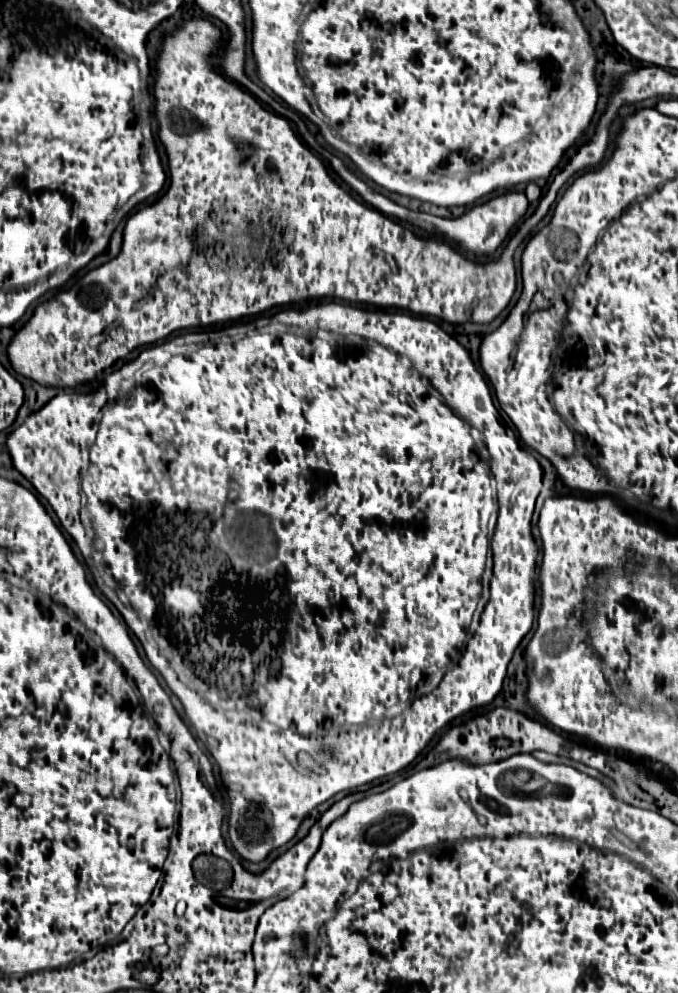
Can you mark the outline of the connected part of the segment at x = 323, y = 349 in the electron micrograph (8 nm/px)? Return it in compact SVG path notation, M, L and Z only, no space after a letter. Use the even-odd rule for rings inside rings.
M321 303L321 305L313 305L313 307L309 307L309 309L303 309L303 311L299 311L299 310L297 310L297 309L294 309L294 308L291 308L291 307L288 307L288 308L284 308L284 309L283 309L283 311L280 311L280 312L278 312L278 313L277 313L277 314L275 314L275 315L274 315L274 316L272 316L272 317L264 317L264 316L259 316L259 317L257 317L257 318L255 318L255 319L254 319L254 320L252 320L252 321L251 321L251 322L250 322L250 320L249 320L249 321L248 321L248 323L247 323L247 329L245 329L245 325L237 325L237 327L231 327L231 329L223 329L223 330L220 330L220 331L216 331L216 330L213 330L213 331L207 331L207 332L205 332L205 331L202 331L202 333L201 333L201 332L197 332L197 333L189 333L189 332L188 332L188 333L186 333L186 341L185 341L185 335L184 335L184 334L182 334L182 335L180 335L180 336L177 336L177 337L175 337L175 338L173 338L173 339L171 339L171 340L169 340L169 341L166 341L166 342L165 342L165 343L164 343L164 344L161 344L161 345L155 345L155 346L152 346L152 347L148 347L148 348L146 348L146 349L144 349L144 350L143 350L143 351L142 351L142 352L141 352L141 354L140 354L140 355L139 355L139 356L138 356L138 357L137 357L137 359L134 359L134 360L133 360L133 361L129 361L129 362L127 362L127 363L126 363L126 364L125 364L125 365L124 365L124 366L123 366L123 367L122 367L122 368L121 368L121 369L119 369L119 370L117 370L117 371L114 371L114 372L112 372L112 373L111 373L111 374L109 374L109 375L108 375L108 376L107 376L107 377L106 377L106 378L105 378L105 380L104 380L104 382L103 382L103 384L102 384L102 386L101 386L101 387L99 387L99 389L97 389L97 391L93 391L93 393L77 393L77 391L69 391L69 393L67 393L67 391L65 391L65 393L61 393L61 395L57 395L57 397L53 397L53 399L51 399L51 401L49 401L49 403L47 403L47 405L45 405L45 407L43 407L43 409L39 409L39 411L37 411L37 413L33 413L33 415L29 415L29 417L27 417L27 421L25 421L25 423L23 423L23 425L21 425L21 427L17 427L17 429L15 429L15 431L13 431L13 433L11 433L11 435L9 435L9 439L7 439L7 449L9 449L9 453L11 453L11 459L13 459L13 465L15 465L15 467L17 467L17 471L19 471L19 473L21 473L21 475L23 475L23 477L25 477L25 479L27 479L27 481L29 481L29 483L33 483L33 487L35 487L35 489L37 489L37 491L39 491L39 495L43 495L43 497L45 497L45 499L47 499L47 501L49 501L49 505L51 505L51 507L53 507L53 511L55 511L55 513L57 513L57 517L59 517L59 521L61 521L61 525L63 525L63 529L65 529L65 531L67 531L67 533L69 533L69 535L71 535L71 537L73 537L73 539L75 539L75 543L77 543L77 546L78 546L78 548L79 548L79 549L80 549L80 551L81 551L81 553L82 553L82 554L83 554L83 558L84 558L84 563L85 563L85 565L86 565L86 566L87 566L87 567L89 567L89 568L90 568L90 569L91 569L91 571L92 571L92 575L93 575L93 578L94 578L94 581L95 581L95 583L96 583L96 585L99 585L99 587L101 587L101 591L103 591L103 593L105 593L105 595L107 595L107 599L109 599L109 601L111 601L111 603L113 603L113 605L115 605L115 607L117 607L117 609L119 609L119 613L121 613L121 615L123 615L123 619L125 619L125 623L127 623L127 625L129 625L129 629L131 629L131 631L133 631L133 633L135 633L135 635L137 635L137 639L139 639L139 641L141 641L141 645L142 645L142 646L143 646L143 649L144 649L144 651L145 651L145 653L147 653L147 659L149 659L149 663L151 663L151 665L153 665L153 667L155 667L155 669L157 669L157 671L159 671L159 673L161 673L161 675L163 675L163 679L165 679L165 681L167 681L167 685L169 685L169 689L171 689L171 691L173 691L173 693L175 693L175 695L177 695L177 697L179 697L179 699L181 699L181 703L183 703L183 707L185 707L185 713L187 713L187 717L189 717L189 719L191 719L191 723L193 723L193 727L195 727L195 733L197 733L197 737L199 737L199 739L201 739L201 741L205 741L205 747L207 747L207 749L209 749L209 753L211 753L211 755L213 755L213 757L215 757L215 761L217 761L217 765L219 765L219 771L221 771L221 779L223 779L223 785L225 785L225 787L227 787L227 775L229 775L229 787L227 787L227 789L229 789L229 799L231 799L231 827L229 827L229 837L231 837L231 843L233 843L233 847L235 847L235 851L237 851L237 853L239 853L239 855L241 855L241 857L243 857L243 859L249 859L249 861L261 861L261 859L265 859L265 857L267 857L267 855L269 855L269 851L271 851L271 849L277 849L277 847L281 847L281 845L285 845L285 843L287 843L287 841L291 841L291 839L293 839L293 835L295 835L295 833L297 833L297 829L299 829L299 825L301 825L301 821L303 821L303 817L305 817L305 815L307 815L307 813L309 813L309 811L311 811L311 809L315 809L315 807L317 807L317 805L319 805L319 803L325 803L325 801L327 801L327 799L331 799L331 797L333 797L333 795L337 795L337 793L339 793L339 791L347 791L347 789L355 789L355 787L361 787L361 785L365 785L365 783L371 783L371 781L375 781L375 779L381 779L381 777L385 777L385 775L393 775L393 773L397 773L397 771L401 771L401 769L405 769L405 767L407 767L407 765L409 765L409 763L411 763L411 761L413 761L413 759L415 759L415 757L417 757L417 755L419 755L419 753L421 753L421 751L423 751L423 747L427 747L427 743L429 743L429 741L431 741L431 737L433 737L433 735L435 735L435 733L437 733L437 731L441 731L441 729L443 729L443 727L445 727L445 725L447 725L447 723L451 723L451 721L453 721L453 719L455 719L455 717L459 717L459 715L463 715L463 713L467 713L467 711L471 711L471 709L473 709L473 707L481 707L481 705L487 705L487 703L491 703L491 701L493 701L493 699L495 699L495 695L497 695L497 693L499 693L499 691L501 691L501 685L503 685L503 679L505 679L505 673L507 673L507 665L509 665L509 661L511 661L511 657L513 657L513 651L515 651L515 649L517 649L517 645L519 645L519 641L521 641L521 639L523 639L523 637L525 637L525 635L527 635L527 633L529 633L529 629L531 629L531 625L533 625L533 605L535 605L535 583L533 583L533 577L535 577L535 563L537 563L537 553L539 553L539 549L537 549L537 543L535 543L535 539L533 539L533 535L531 535L531 517L533 517L533 512L534 512L534 509L535 509L535 504L536 504L536 500L537 500L537 498L538 498L538 496L539 496L539 494L540 494L540 493L541 493L541 492L542 492L542 490L543 490L543 482L542 482L542 479L543 479L543 471L542 471L542 468L541 468L541 465L539 465L539 462L538 462L538 460L537 460L537 459L536 459L536 458L535 458L535 457L533 457L533 455L531 455L531 453L529 453L529 451L527 451L527 449L523 449L523 447L521 447L521 445L519 445L519 441L517 441L517 437L515 437L515 431L513 431L513 429L509 429L509 427L503 427L503 423L501 423L501 419L499 419L499 417L501 417L501 415L499 415L499 411L497 411L497 407L495 407L495 405L493 405L493 399L491 399L491 391L489 391L489 385L487 385L487 381L485 381L485 377L483 377L483 375L481 375L481 373L479 373L479 371L477 371L477 367L475 367L475 365L473 365L473 361L471 361L471 357L469 357L469 353L467 353L467 351L465 351L465 349L463 349L463 347L461 347L461 345L459 345L459 343L457 343L457 341L455 341L455 339L453 339L453 337L449 337L449 335L447 335L447 333L445 333L445 331L443 331L443 329L441 329L441 327L439 327L439 325L435 325L435 323L433 323L433 321L429 321L429 319L423 319L423 317L411 317L411 315L407 315L407 313L385 313L385 311L365 311L365 309L355 309L355 307L349 307L349 305L339 305L339 303ZM221 337L223 337L223 339L227 339L227 341L235 341L235 343L218 343L218 342L220 342L220 341L219 341L219 339L220 339L220 338L221 338ZM131 378L135 378L135 379L134 379L134 381L135 381L135 380L136 380L136 382L137 382L137 378L138 378L138 379L139 379L139 380L138 380L138 382L137 382L137 385L135 385L135 387L133 387L133 389L131 389L131 391L129 391L129 393L127 393L127 395L125 395L125 397L121 397L121 399L117 399L117 398L118 398L118 397L119 397L119 390L120 390L120 387L121 387L121 383L122 383L122 381L123 381L123 380L124 380L124 379L131 379ZM116 399L117 399L117 401L115 401L115 403L113 403L113 407L111 407L111 409L109 409L109 413L107 413L107 415L103 415L103 419L101 419L101 425L99 425L99 433L97 433L97 439L95 439L95 443L94 443L94 441L93 441L93 440L92 440L92 437L94 437L94 436L92 436L92 435L91 435L91 433L90 433L90 432L91 432L91 427L92 427L92 425L93 425L93 419L95 419L95 413L99 413L99 412L100 412L100 411L101 411L101 407L103 407L103 405L106 405L106 404L107 404L107 403L109 403L109 402L112 402L112 401L113 401L113 400L116 400ZM88 449L89 449L89 462L88 462L88 461L86 461L86 462L85 462L85 460L84 460L84 453L88 453ZM175 575L179 575L179 583L183 583L183 585L185 585L185 587L189 587L189 599L187 599L187 607L183 607L183 599L173 599L173 601L169 601L169 599L171 599L171 595L173 595L173 593L169 593L169 591L163 591L163 589L165 589L165 583L169 583L169 581L175 581ZM149 589L157 589L157 595L155 595L155 597L157 597L157 600L155 600L155 597L154 597L154 595L153 595L153 594L152 594L152 593L151 593L151 592L150 592L150 590L149 590ZM179 609L181 609L181 611L183 611L183 619L181 619L181 621L183 621L183 623L185 623L185 629L187 629L187 635L185 635L185 637L187 637L187 641L189 641L189 643L187 643L187 645L189 645L189 647L191 647L191 649L178 649L178 648L174 648L174 647L176 647L176 646L174 646L174 645L173 645L173 644L172 644L172 643L171 643L171 641L170 641L170 640L169 640L169 637L171 637L171 639L173 639L173 637L177 637L177 635L173 635L173 633L177 633L177 625L179 625L179 621L177 621L177 619L179 619L179 617L177 617L177 613L179 613ZM189 631L211 631L211 633L207 633L207 645L209 645L209 647L205 647L205 645L201 645L201 641L197 641L197 639L189 639ZM243 659L245 659L245 661L247 661L247 659L249 659L249 661L251 661L251 675L245 675L245 673L243 673L243 675L239 675L239 677L237 677L237 675L235 675L235 677L227 677L227 661L243 661Z

